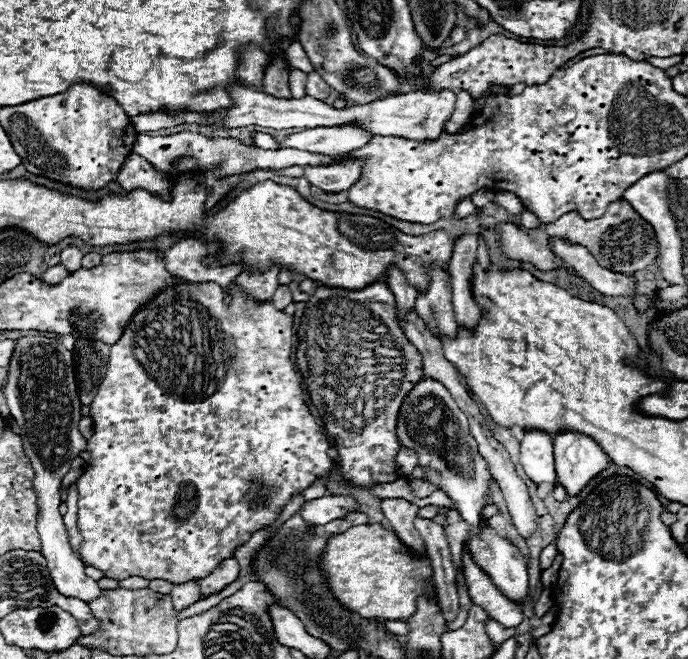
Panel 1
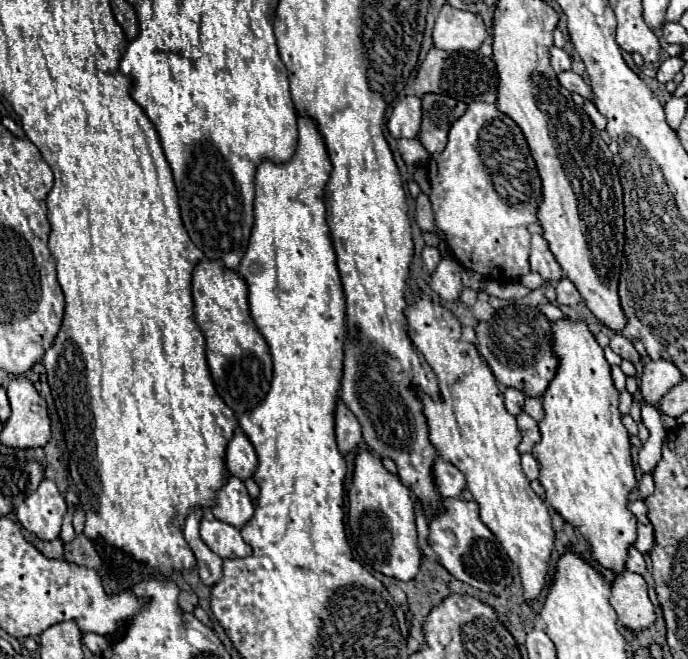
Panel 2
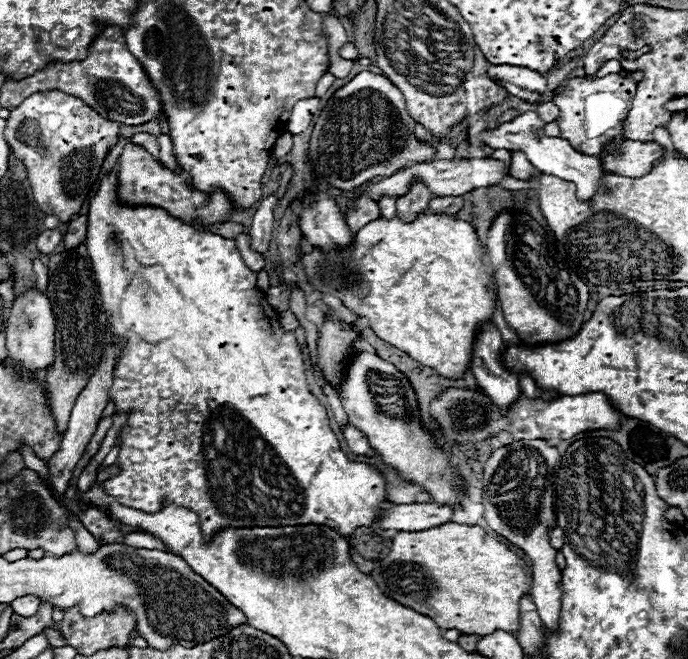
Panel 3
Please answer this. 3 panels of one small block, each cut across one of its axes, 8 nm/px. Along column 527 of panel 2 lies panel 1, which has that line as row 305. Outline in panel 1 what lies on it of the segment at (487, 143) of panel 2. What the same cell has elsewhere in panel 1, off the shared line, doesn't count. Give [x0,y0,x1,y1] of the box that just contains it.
[76,282,334,584]

